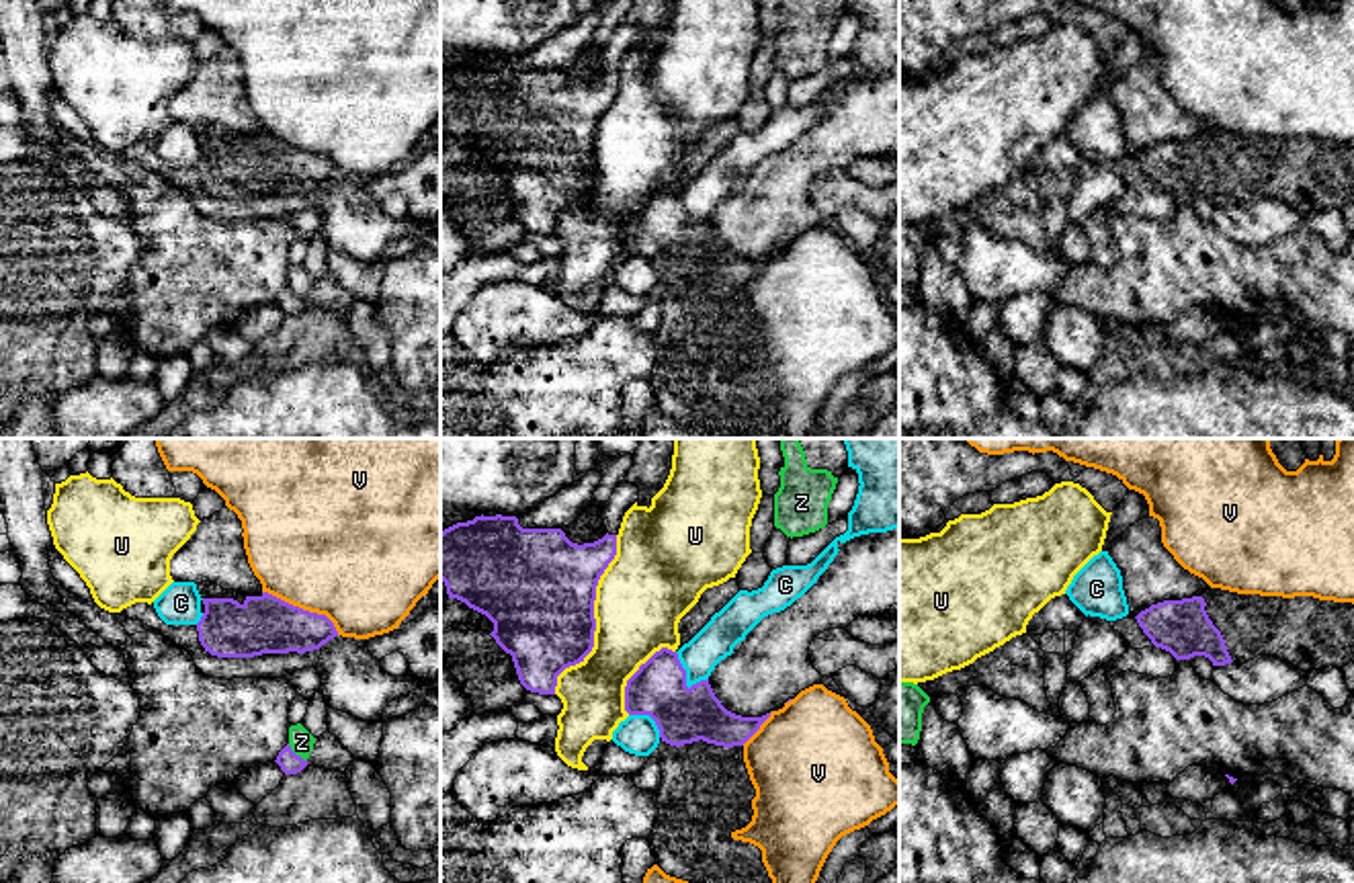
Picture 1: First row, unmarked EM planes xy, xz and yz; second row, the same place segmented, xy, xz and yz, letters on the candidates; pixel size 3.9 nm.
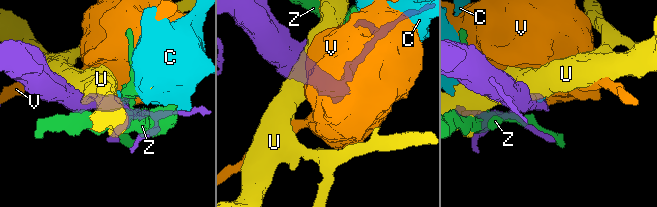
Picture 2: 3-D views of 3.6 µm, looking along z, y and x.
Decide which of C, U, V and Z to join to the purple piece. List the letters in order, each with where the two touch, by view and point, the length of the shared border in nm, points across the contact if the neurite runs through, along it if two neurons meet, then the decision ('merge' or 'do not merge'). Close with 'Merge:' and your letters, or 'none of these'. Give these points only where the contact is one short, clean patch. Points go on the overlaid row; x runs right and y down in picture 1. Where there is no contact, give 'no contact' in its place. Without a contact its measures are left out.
C: contact xz (685, 679); length 170 nm; do not merge
U: contact xz (593, 617); length 650 nm; do not merge
V: contact xy (302, 609); length 340 nm; border xy (263, 591), (322, 613), (339, 634); do not merge
Z: contact xy (295, 754); length 100 nm; do not merge
Merge: none of these

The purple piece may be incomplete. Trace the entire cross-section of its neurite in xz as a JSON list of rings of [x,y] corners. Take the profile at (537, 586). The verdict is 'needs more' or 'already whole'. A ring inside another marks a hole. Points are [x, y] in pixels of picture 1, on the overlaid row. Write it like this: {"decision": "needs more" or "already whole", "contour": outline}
{"decision": "already whole", "contour": [[[475,516],[440,533],[440,580],[449,598],[494,623],[490,633],[512,656],[520,684],[555,695],[557,676],[594,647],[596,586],[617,555],[617,535],[572,543],[561,529],[522,529],[516,516]]]}

